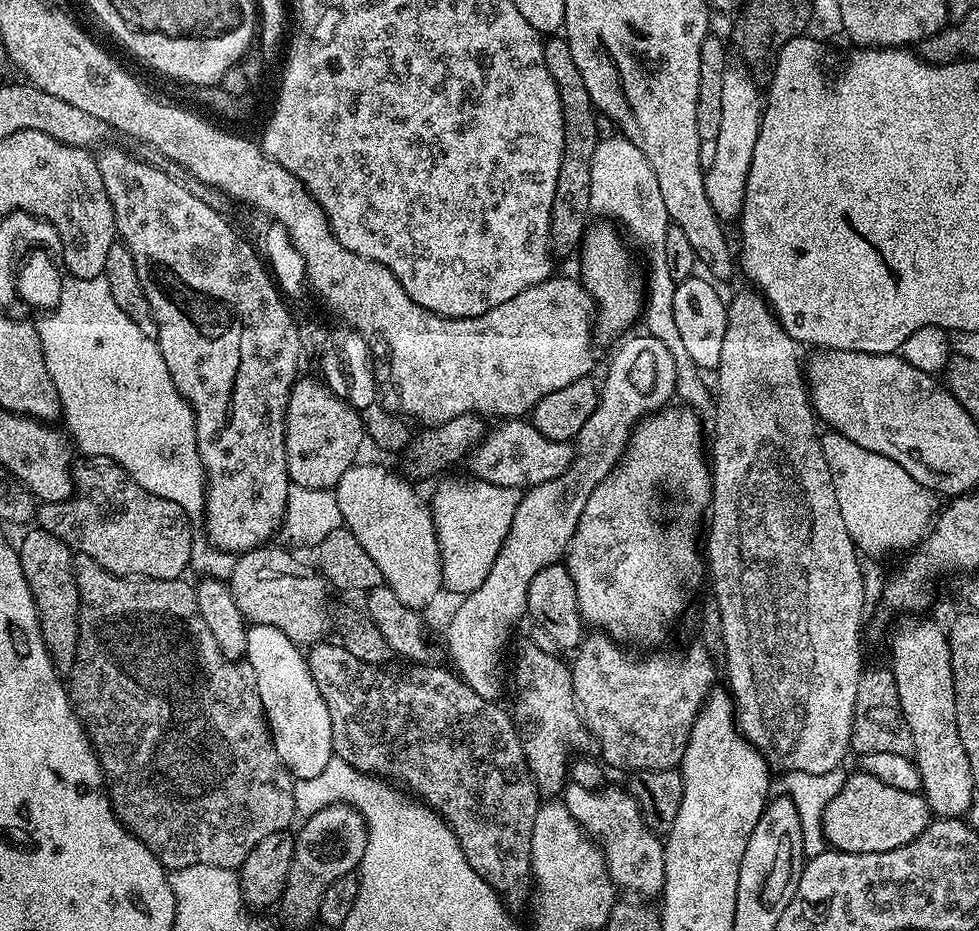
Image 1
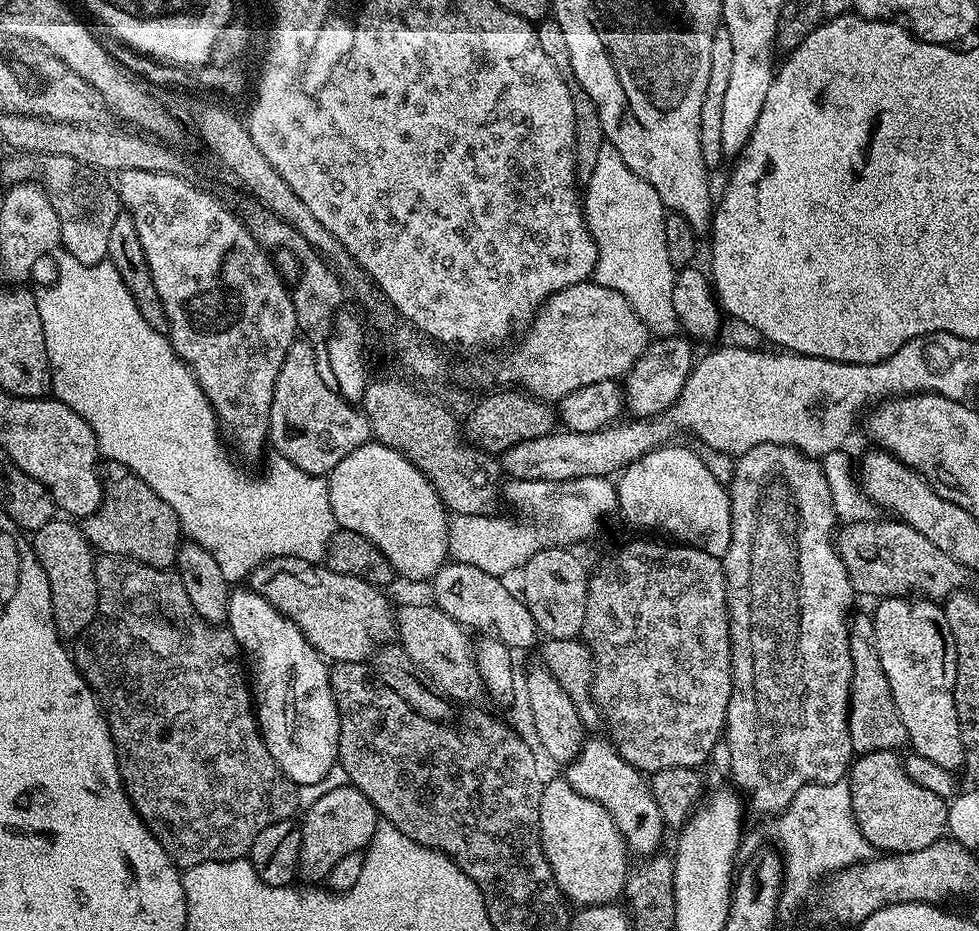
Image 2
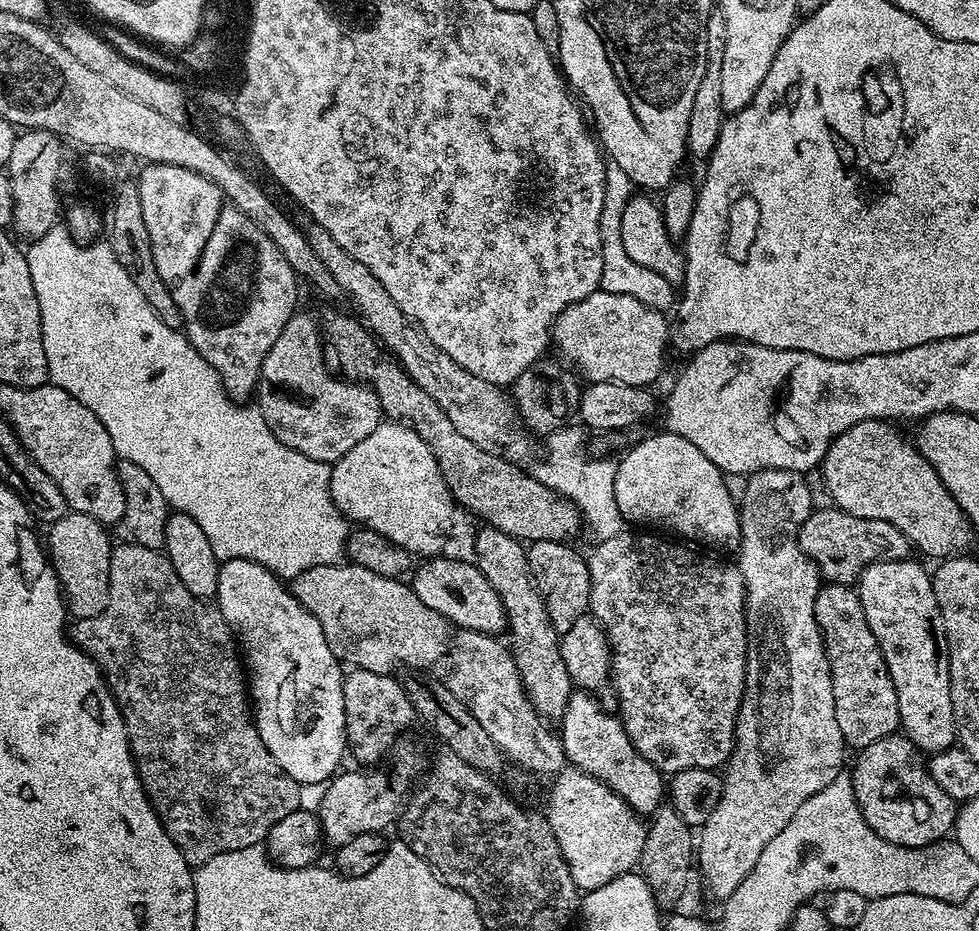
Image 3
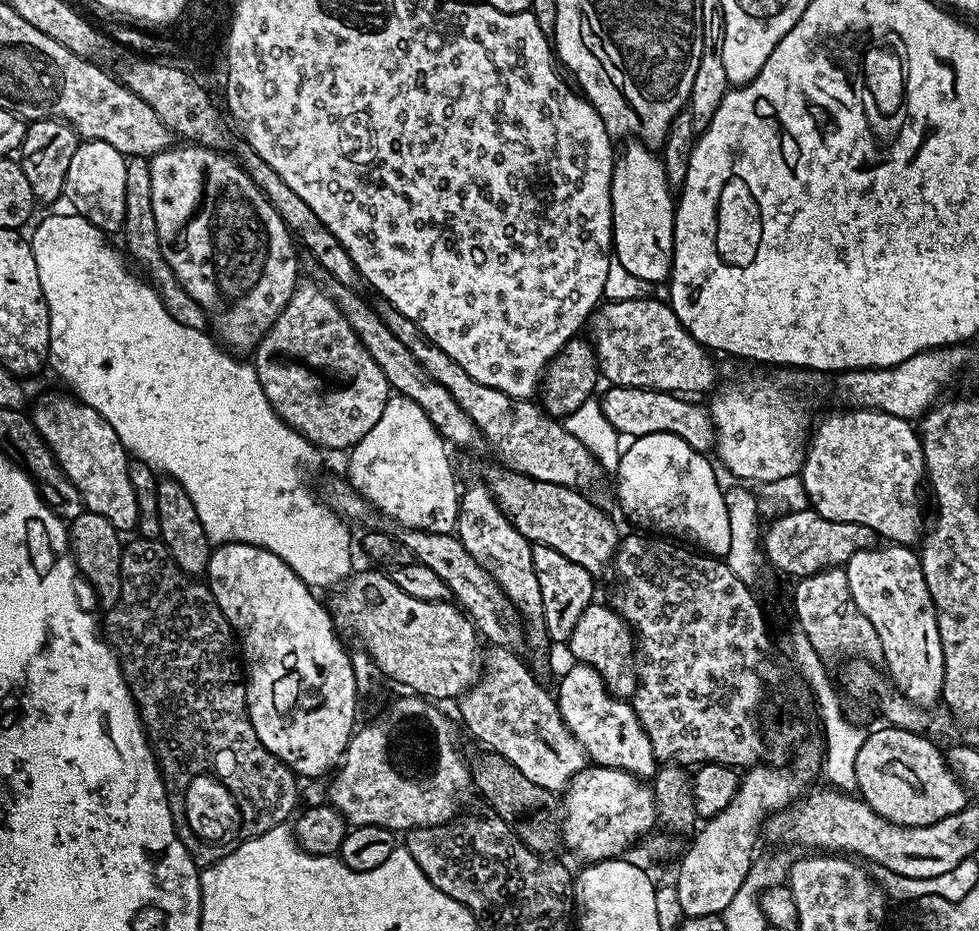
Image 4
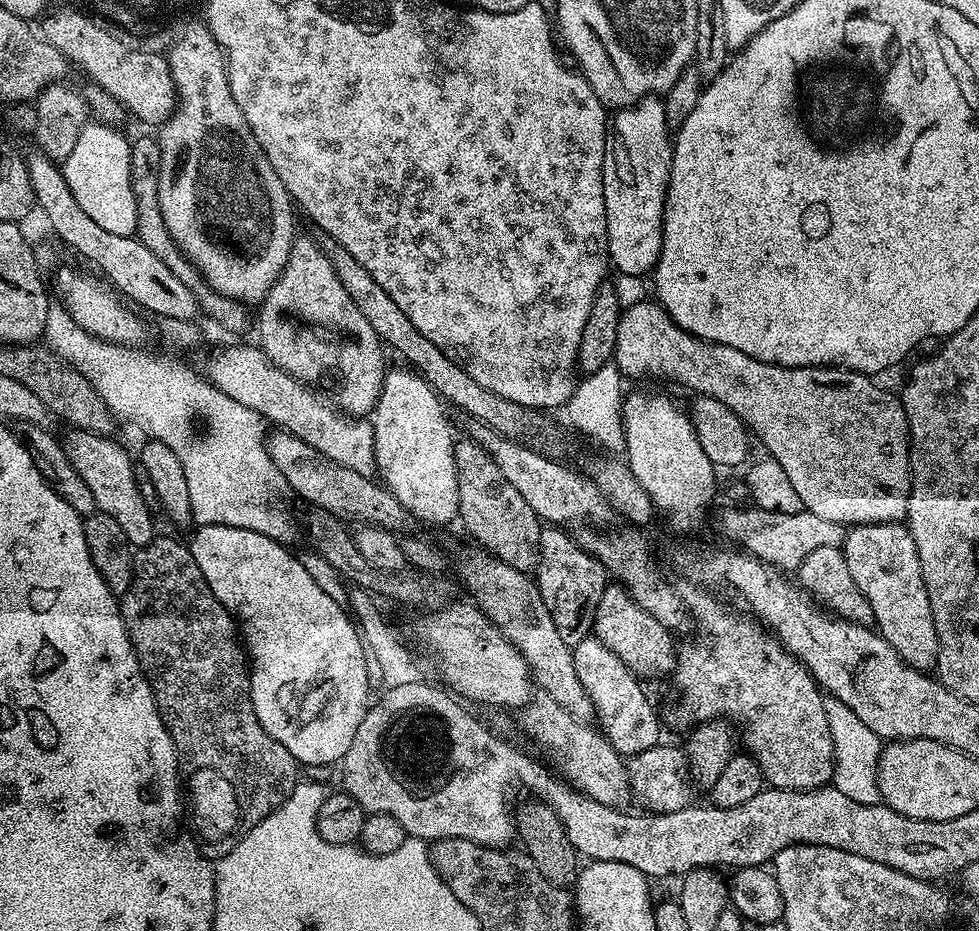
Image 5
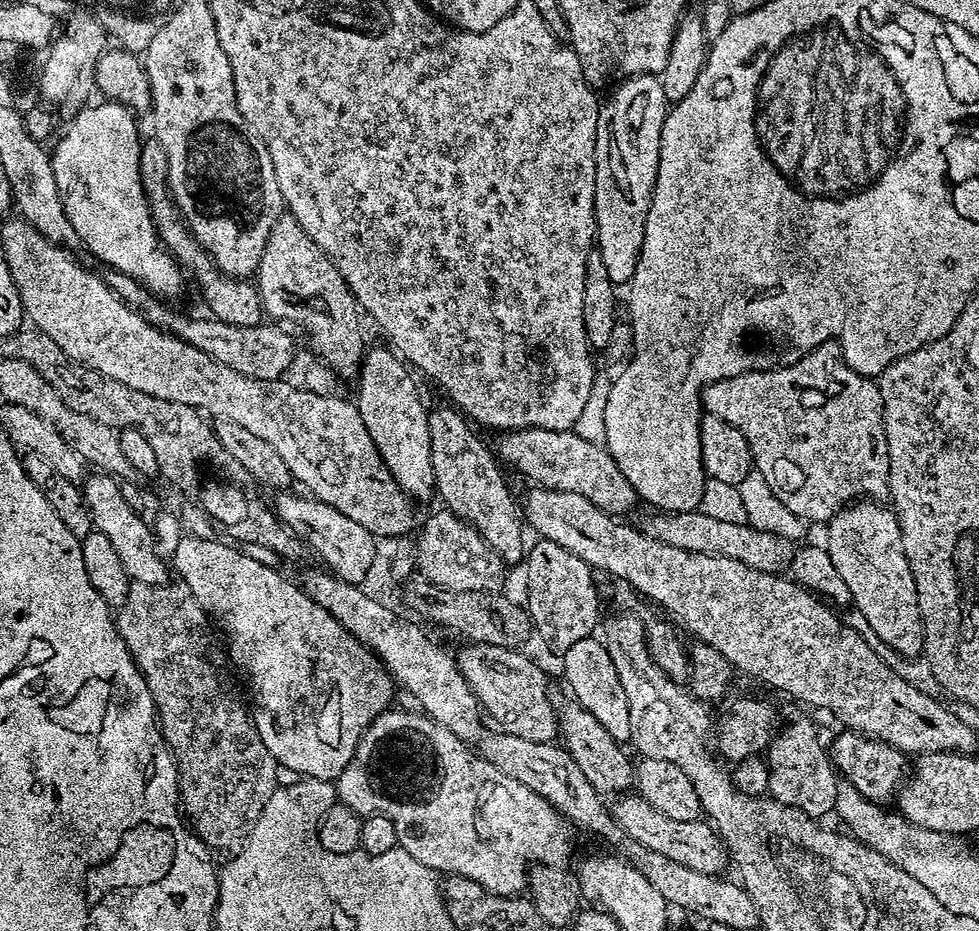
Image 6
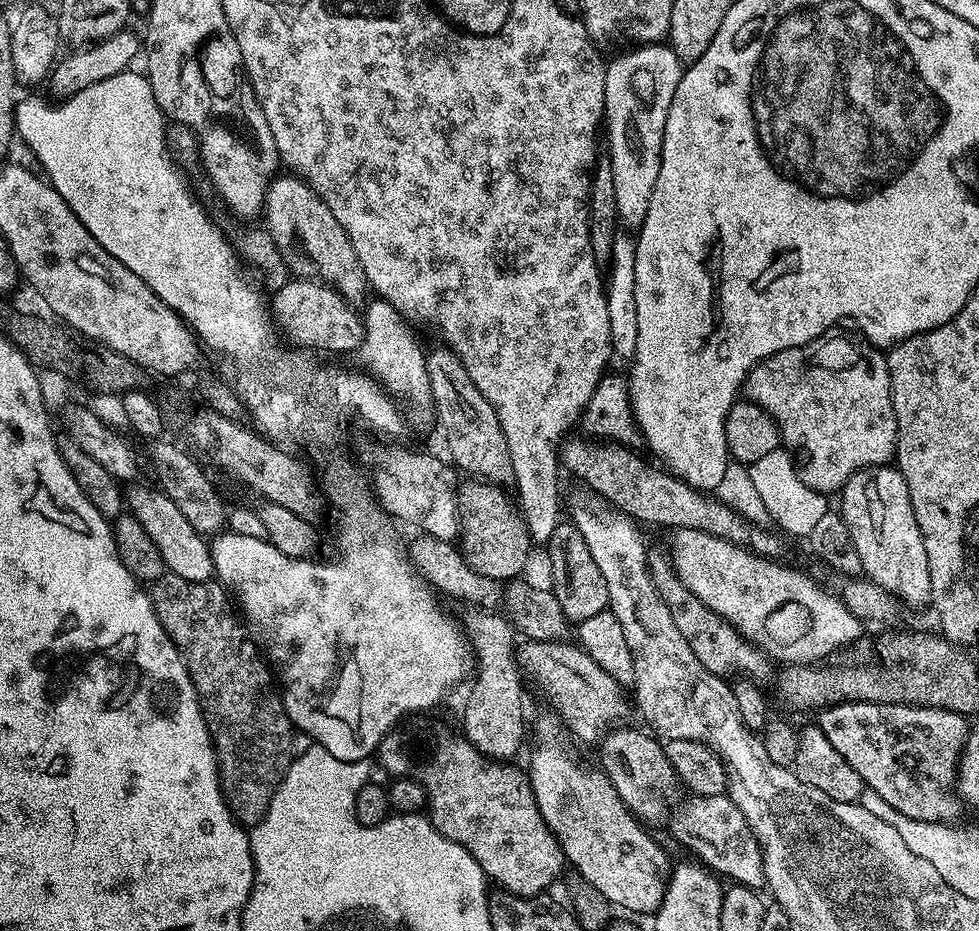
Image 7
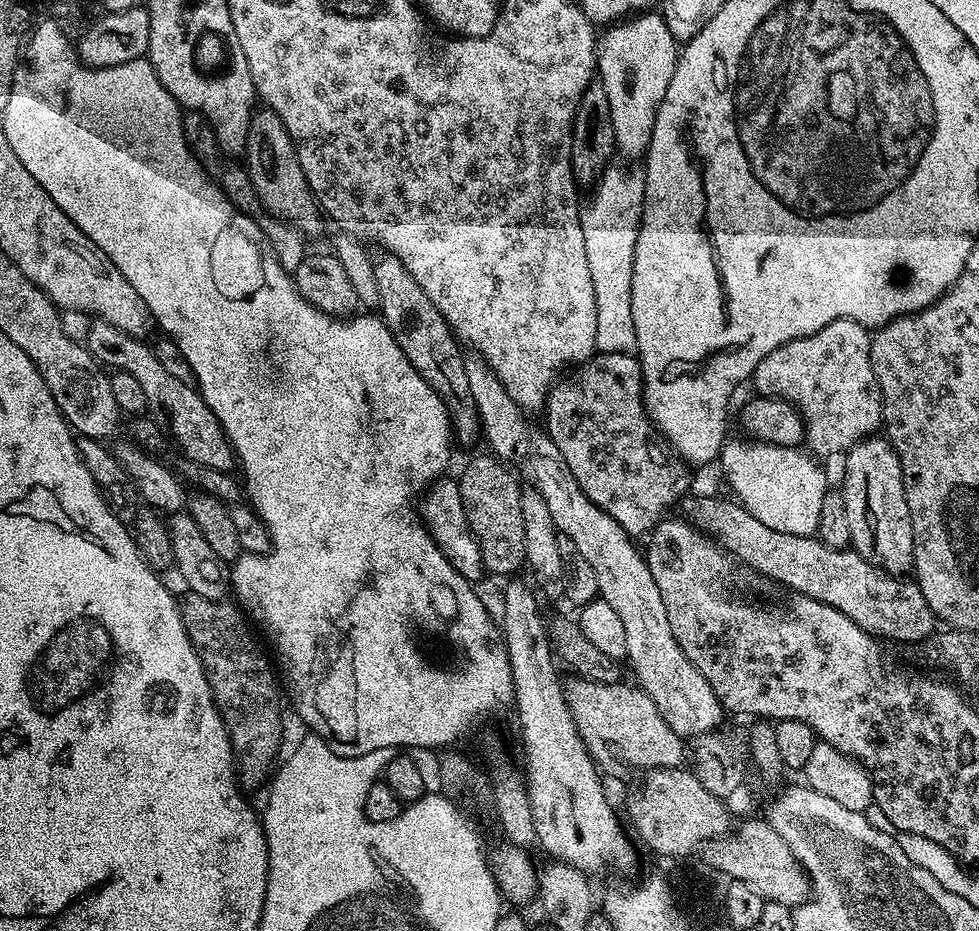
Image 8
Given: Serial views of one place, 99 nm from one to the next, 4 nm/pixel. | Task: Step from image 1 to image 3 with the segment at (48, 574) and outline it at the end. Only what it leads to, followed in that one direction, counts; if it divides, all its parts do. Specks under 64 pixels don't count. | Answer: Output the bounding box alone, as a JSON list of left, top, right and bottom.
[46,510,114,620]

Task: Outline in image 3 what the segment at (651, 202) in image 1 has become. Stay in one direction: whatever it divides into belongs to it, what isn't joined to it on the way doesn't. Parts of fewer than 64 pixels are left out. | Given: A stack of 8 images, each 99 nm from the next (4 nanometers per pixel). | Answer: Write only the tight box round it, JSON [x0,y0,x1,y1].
[599,161,676,311]

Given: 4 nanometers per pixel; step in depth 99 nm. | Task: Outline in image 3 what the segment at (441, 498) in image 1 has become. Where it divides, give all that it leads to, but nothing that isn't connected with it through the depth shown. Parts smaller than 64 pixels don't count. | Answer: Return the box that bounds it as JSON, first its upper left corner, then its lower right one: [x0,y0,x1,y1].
[531,426,626,542]

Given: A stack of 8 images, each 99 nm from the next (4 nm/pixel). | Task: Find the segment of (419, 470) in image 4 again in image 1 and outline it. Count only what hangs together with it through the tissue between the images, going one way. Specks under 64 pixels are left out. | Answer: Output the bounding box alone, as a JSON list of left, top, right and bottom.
[334,462,444,610]

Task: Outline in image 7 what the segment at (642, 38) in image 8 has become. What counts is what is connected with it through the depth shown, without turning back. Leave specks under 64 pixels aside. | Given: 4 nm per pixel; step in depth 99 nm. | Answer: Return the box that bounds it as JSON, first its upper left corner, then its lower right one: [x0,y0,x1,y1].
[603,43,682,230]

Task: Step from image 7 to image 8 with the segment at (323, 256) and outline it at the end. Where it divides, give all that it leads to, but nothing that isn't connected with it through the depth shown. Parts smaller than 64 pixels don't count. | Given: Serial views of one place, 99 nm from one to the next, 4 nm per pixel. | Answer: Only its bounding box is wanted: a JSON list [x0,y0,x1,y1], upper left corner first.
[248,106,321,234]

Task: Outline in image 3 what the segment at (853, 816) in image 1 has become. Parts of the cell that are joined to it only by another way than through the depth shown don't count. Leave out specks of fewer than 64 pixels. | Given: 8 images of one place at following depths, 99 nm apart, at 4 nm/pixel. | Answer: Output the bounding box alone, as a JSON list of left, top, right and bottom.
[850,734,958,847]

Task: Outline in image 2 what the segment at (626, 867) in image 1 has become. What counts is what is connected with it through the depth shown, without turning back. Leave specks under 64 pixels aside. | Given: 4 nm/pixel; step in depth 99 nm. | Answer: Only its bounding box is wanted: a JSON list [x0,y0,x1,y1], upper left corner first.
[563,738,666,858]

